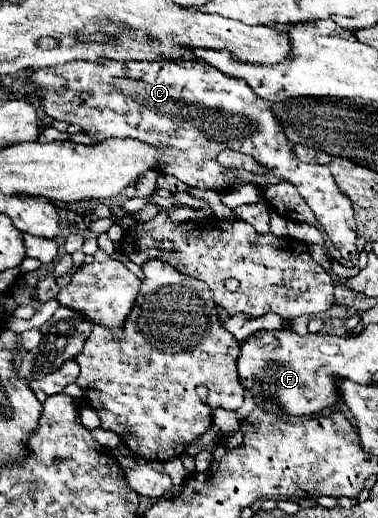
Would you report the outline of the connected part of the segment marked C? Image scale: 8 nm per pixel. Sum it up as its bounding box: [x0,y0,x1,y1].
[34,58,356,260]

